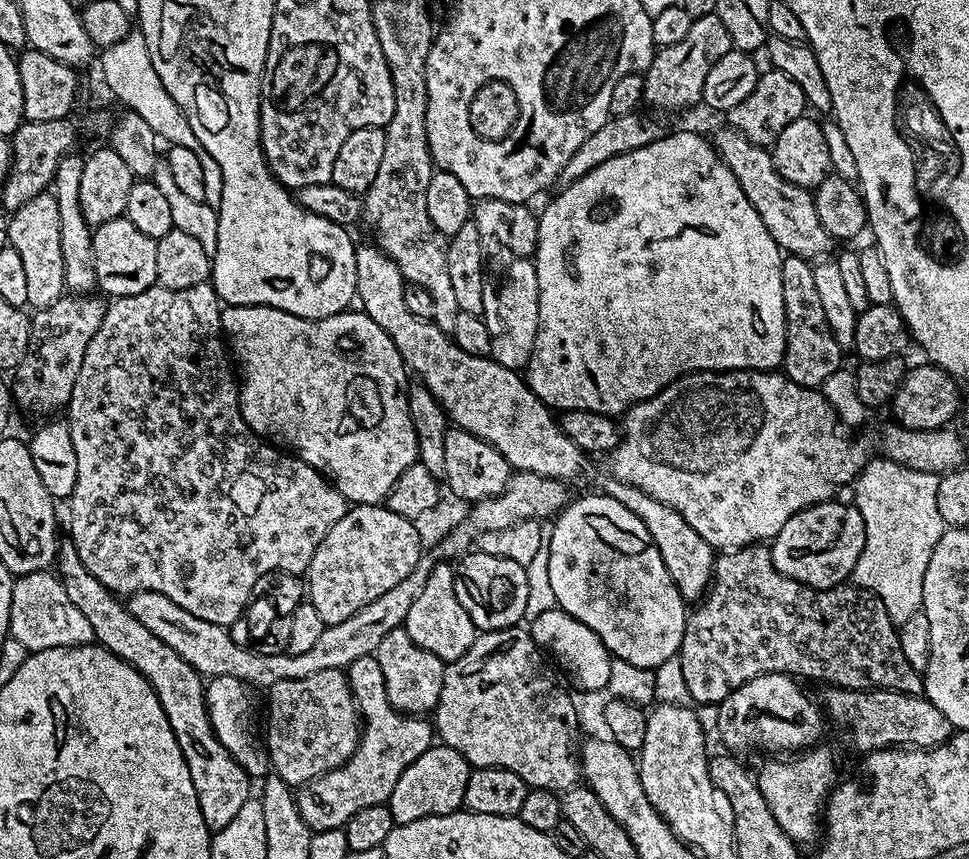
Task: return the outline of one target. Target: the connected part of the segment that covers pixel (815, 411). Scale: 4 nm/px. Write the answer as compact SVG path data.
M743 368L733 372L688 372L654 394L654 398L646 398L623 413L622 435L618 446L610 453L611 475L623 484L640 488L650 494L650 498L658 498L658 502L678 510L678 514L686 518L686 522L690 522L690 526L694 526L694 530L698 530L698 534L702 534L702 538L714 550L747 548L749 544L775 540L782 526L786 526L794 514L812 504L823 504L824 501L833 499L841 487L853 483L859 477L860 469L864 467L870 453L864 449L862 441L851 440L844 431L845 425L836 415L832 403L824 397L823 391L798 386L798 382L779 371L759 372Z

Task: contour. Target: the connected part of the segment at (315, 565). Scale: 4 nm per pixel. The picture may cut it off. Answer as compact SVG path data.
M357 504L322 538L306 573L306 596L318 610L327 626L346 622L350 614L358 614L362 606L370 606L374 598L382 598L386 590L394 590L398 582L421 563L420 532L413 521L394 514L380 504Z

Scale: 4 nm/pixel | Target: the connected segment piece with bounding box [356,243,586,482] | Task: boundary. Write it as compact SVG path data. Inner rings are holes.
M375 243L372 244L360 244L356 250L356 294L358 297L359 307L363 312L370 318L374 318L374 322L378 322L378 326L382 326L382 330L386 330L386 334L390 338L390 342L394 342L394 346L398 350L401 360L404 361L405 365L409 369L413 368L416 371L415 379L428 387L430 394L434 394L434 398L444 407L444 412L448 416L449 421L455 427L466 430L470 434L474 434L478 438L482 438L484 442L490 442L490 446L494 446L496 450L504 458L506 462L514 469L516 472L533 472L539 476L549 476L552 480L563 480L565 482L571 481L571 476L576 476L584 468L584 460L586 460L585 453L581 452L580 448L576 443L571 440L570 437L560 429L560 421L555 415L550 411L547 404L543 404L541 400L538 399L534 393L532 393L531 388L528 387L528 381L523 375L515 368L507 368L502 366L496 360L493 360L487 356L475 356L474 354L466 354L466 350L462 350L456 345L455 340L452 339L449 333L444 332L437 326L432 320L423 320L418 318L414 314L410 314L410 310L406 306L404 301L404 289L406 287L406 281L404 275L400 272L399 266L392 261L391 258L386 255L383 250L378 247Z

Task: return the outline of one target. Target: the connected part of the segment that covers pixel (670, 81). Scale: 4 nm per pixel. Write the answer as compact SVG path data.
M715 14L695 17L682 42L659 49L653 55L652 65L643 73L645 101L656 108L692 108L695 104L699 105L708 68L714 66L722 54L730 51L733 51L730 30L726 30L722 18Z

